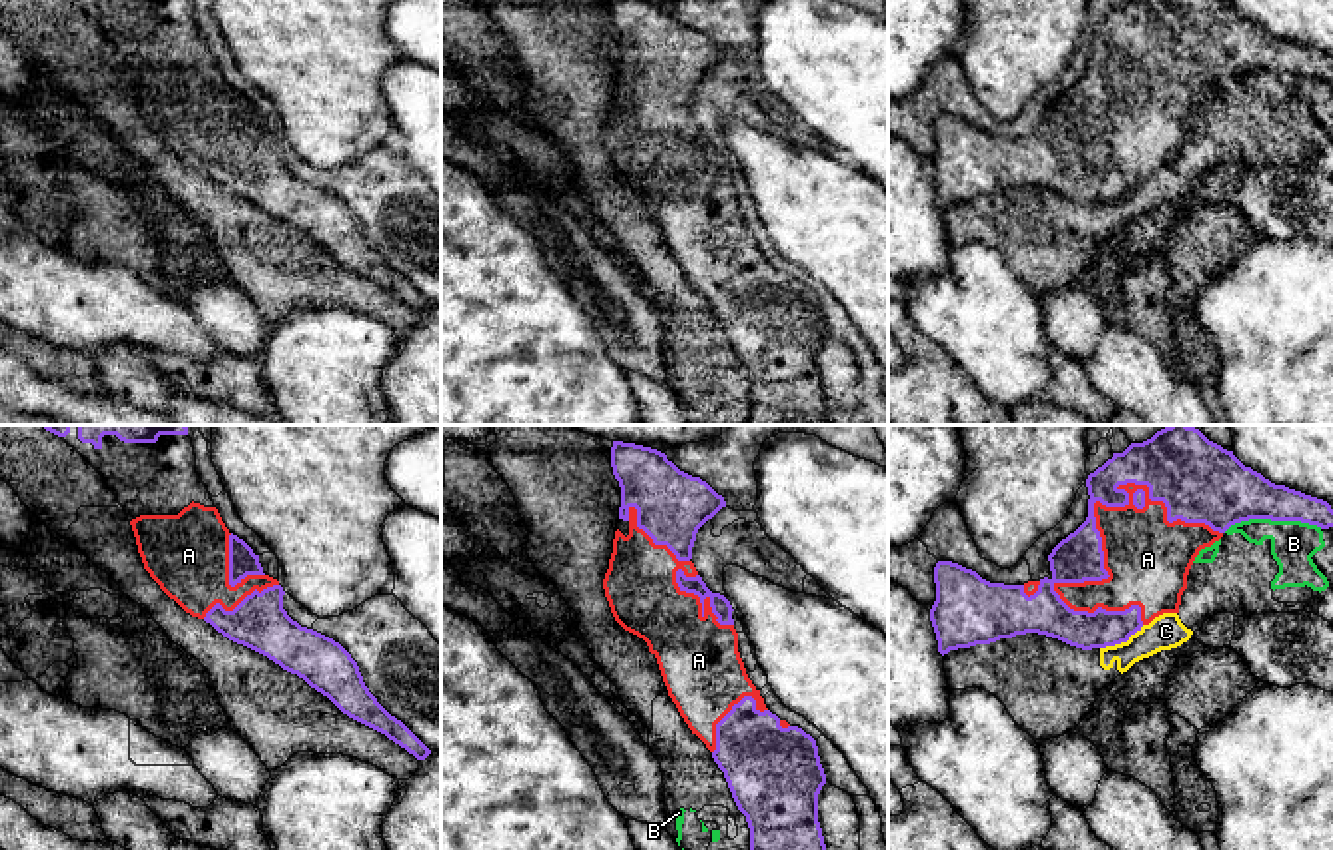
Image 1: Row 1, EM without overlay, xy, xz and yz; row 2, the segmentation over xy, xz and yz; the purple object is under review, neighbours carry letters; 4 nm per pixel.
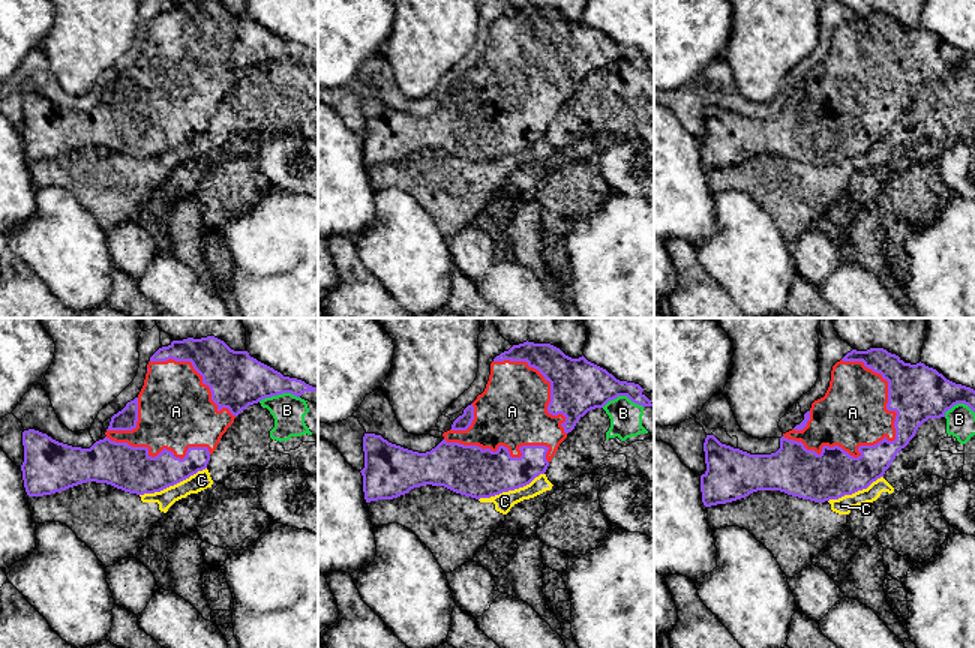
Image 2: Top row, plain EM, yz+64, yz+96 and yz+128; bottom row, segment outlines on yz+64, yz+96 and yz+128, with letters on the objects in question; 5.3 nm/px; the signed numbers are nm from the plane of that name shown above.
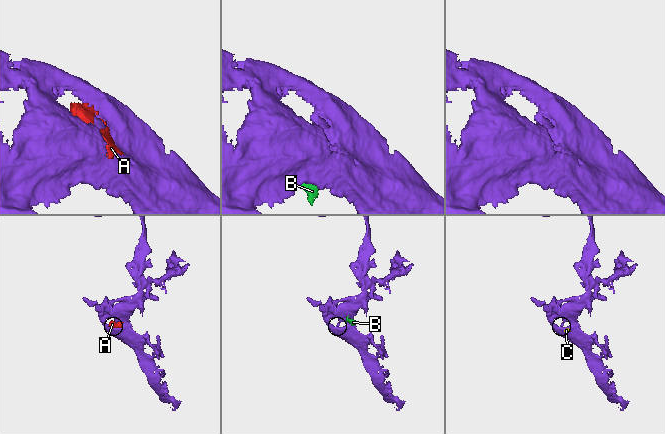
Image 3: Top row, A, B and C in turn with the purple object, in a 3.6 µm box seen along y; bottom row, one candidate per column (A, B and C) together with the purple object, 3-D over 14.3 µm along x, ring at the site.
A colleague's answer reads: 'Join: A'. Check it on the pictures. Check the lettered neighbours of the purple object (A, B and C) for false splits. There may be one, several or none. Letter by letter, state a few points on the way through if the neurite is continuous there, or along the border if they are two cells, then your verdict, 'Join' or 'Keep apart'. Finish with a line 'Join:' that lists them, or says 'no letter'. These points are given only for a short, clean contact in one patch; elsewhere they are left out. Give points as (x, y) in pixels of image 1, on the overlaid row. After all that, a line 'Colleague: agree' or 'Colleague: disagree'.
A: Join
B: Keep apart
C: Keep apart
Join: A
Colleague: agree

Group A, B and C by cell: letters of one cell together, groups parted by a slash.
A / B C

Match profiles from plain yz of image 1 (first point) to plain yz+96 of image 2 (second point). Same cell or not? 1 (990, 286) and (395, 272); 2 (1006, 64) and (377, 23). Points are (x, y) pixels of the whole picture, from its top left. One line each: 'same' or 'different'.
1: same
2: different

